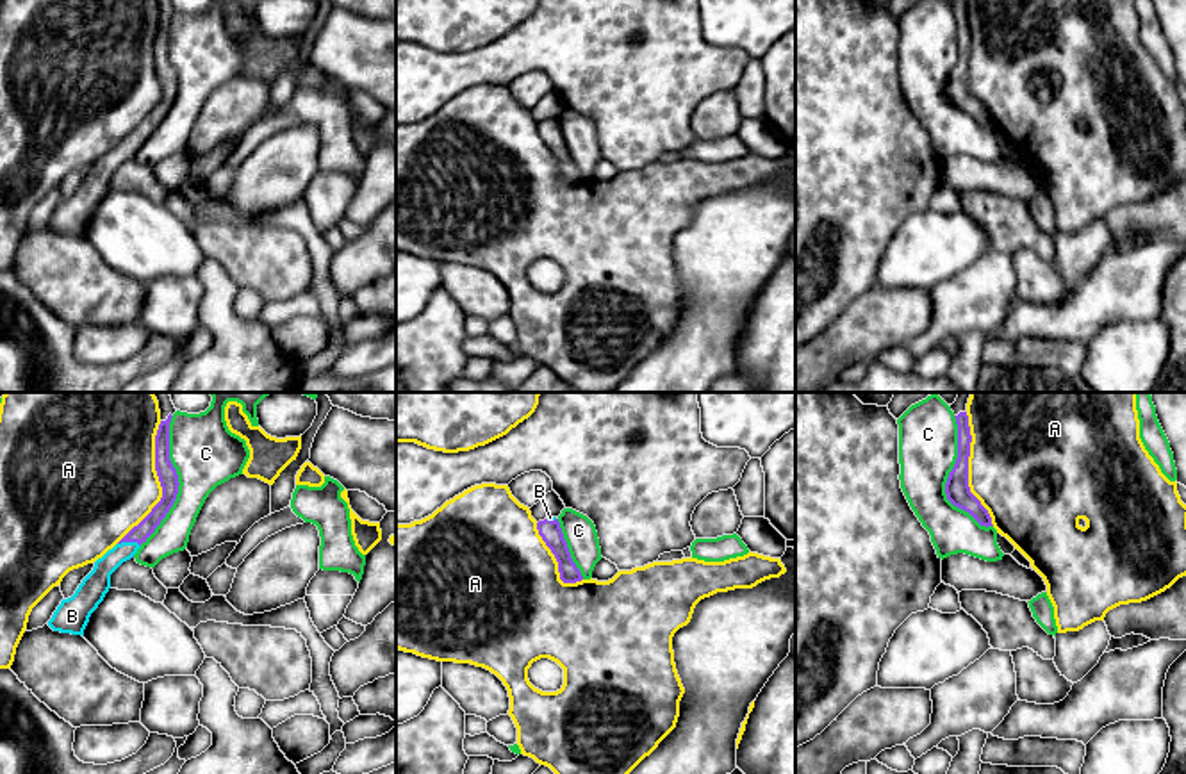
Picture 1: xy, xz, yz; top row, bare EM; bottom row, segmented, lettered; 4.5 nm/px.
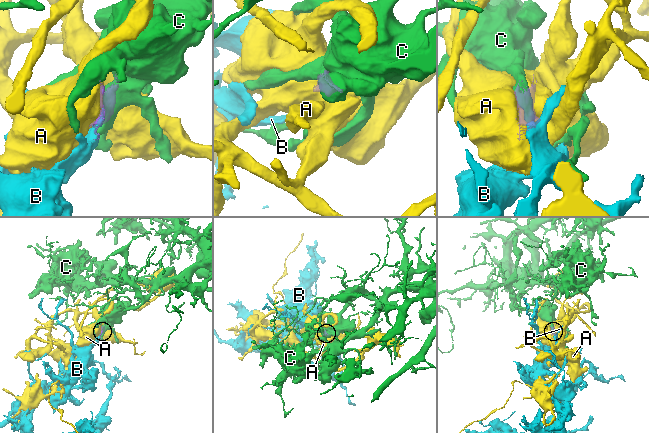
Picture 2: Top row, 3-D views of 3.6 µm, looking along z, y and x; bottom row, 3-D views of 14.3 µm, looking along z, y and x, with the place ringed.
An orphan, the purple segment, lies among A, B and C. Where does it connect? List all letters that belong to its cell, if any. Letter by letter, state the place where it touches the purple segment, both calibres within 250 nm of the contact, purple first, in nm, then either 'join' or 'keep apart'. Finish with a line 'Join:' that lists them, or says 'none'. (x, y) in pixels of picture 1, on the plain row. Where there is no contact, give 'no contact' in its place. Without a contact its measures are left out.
A: contact xy (161, 84); calibres 90 and 460 nm; keep apart
B: contact xy (129, 141); calibres 80 and 120 nm; join
C: contact xy (177, 81); calibres 90 and 300 nm; keep apart
Join: B

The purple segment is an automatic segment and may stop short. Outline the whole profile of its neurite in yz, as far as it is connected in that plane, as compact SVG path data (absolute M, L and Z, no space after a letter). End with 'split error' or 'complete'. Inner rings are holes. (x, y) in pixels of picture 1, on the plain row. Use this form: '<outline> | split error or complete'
M956 0L951 7L958 25L958 59L949 73L945 84L947 100L968 112L981 127L993 127L988 111L981 105L981 102L970 93L968 87L968 57L970 57L970 27L967 16L968 0Z | split error

